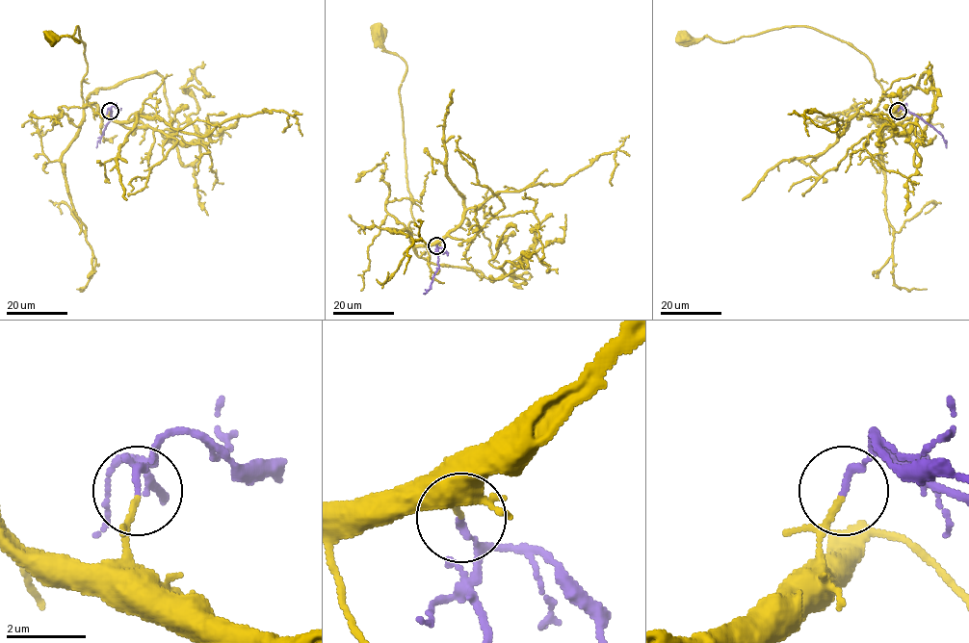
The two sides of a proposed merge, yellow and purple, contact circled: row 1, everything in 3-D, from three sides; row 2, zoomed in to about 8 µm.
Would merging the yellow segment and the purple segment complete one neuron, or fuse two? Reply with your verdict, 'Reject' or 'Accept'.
Accept

